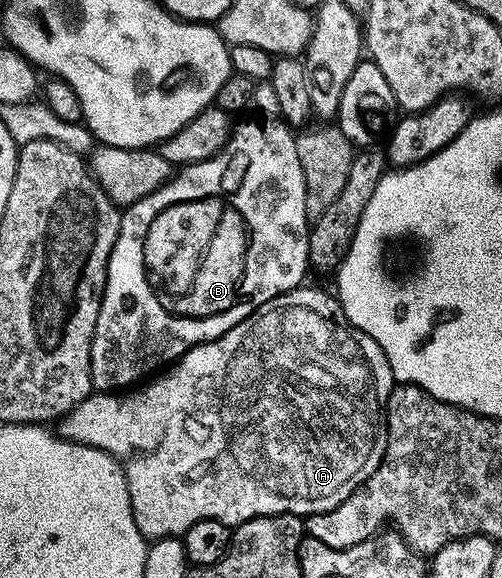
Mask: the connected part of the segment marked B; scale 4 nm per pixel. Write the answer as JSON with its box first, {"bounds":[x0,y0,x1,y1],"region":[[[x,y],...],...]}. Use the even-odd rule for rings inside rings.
{"bounds":[90,120,310,391],"region":[[[275,120],[276,121],[244,121],[241,125],[237,124],[232,132],[229,133],[228,141],[222,147],[222,151],[218,151],[210,159],[202,159],[202,163],[183,166],[179,172],[169,177],[165,185],[158,187],[158,191],[146,195],[146,199],[138,199],[138,203],[129,205],[123,210],[120,218],[118,239],[110,251],[110,259],[108,260],[108,282],[104,285],[104,294],[100,300],[98,323],[94,327],[92,354],[90,355],[93,390],[124,391],[129,387],[135,386],[137,383],[143,382],[145,379],[151,378],[157,371],[163,370],[165,367],[179,361],[181,355],[187,351],[187,349],[193,349],[195,345],[200,345],[203,341],[218,339],[223,333],[230,331],[230,327],[242,323],[242,319],[249,317],[258,307],[262,307],[268,301],[273,301],[278,295],[290,292],[290,290],[297,288],[297,286],[303,282],[300,280],[303,279],[304,272],[309,272],[310,269],[308,263],[308,230],[310,228],[310,218],[306,211],[306,179],[302,175],[302,163],[298,163],[298,147],[296,146],[296,137],[294,136],[293,130],[289,128],[283,120]],[[210,191],[216,191],[216,193],[218,193],[218,199],[220,199],[220,215],[218,215],[218,221],[216,221],[216,225],[214,225],[214,229],[218,229],[218,233],[216,233],[216,237],[214,237],[214,245],[212,245],[212,251],[210,251],[212,255],[210,255],[210,259],[208,259],[208,263],[206,263],[202,275],[198,275],[198,287],[196,287],[196,291],[194,291],[194,295],[192,295],[192,299],[196,299],[198,303],[190,303],[192,307],[186,307],[186,309],[188,309],[188,321],[174,321],[174,319],[168,319],[168,315],[162,313],[162,309],[158,307],[158,303],[164,301],[168,295],[152,297],[148,285],[144,285],[142,251],[140,251],[142,239],[144,239],[144,233],[146,233],[146,227],[148,227],[150,219],[154,217],[154,213],[160,211],[160,207],[164,207],[164,205],[168,205],[168,203],[174,203],[174,201],[180,201],[180,199],[206,195],[206,193],[210,193]]]}

